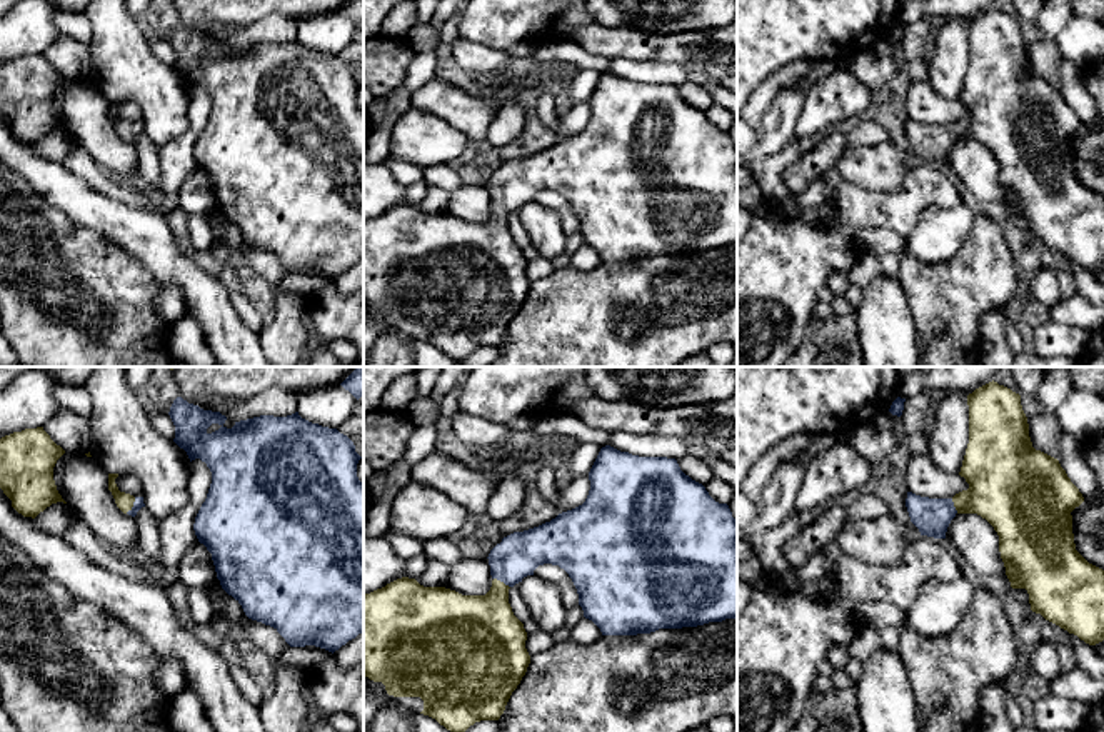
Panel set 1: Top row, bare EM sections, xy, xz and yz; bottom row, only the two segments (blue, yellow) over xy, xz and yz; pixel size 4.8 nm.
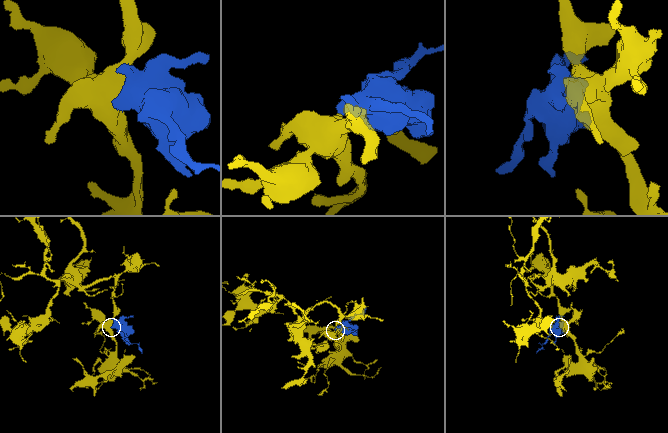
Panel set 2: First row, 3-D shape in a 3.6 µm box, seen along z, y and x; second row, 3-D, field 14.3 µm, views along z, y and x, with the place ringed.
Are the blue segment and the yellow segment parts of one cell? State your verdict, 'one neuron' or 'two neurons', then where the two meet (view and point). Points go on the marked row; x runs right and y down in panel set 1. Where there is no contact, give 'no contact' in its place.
one neuron; meets blue in xy at (134, 506)

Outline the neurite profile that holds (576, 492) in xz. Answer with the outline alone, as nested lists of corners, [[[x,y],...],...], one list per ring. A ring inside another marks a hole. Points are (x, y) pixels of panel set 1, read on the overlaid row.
[[[589,475],[572,480],[565,489],[560,489],[555,502],[559,514],[572,510],[582,505],[589,495],[590,480]]]

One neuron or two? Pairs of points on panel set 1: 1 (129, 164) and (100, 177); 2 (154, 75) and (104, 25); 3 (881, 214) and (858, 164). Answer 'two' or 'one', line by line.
1: two
2: one
3: two

